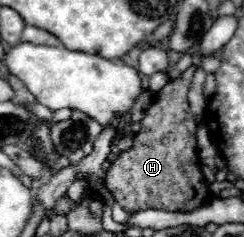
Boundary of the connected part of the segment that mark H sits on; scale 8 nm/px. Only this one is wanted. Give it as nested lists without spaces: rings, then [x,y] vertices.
[[[189,66],[179,78],[169,80],[165,88],[159,90],[153,106],[141,120],[141,130],[137,132],[133,146],[121,152],[105,174],[105,184],[113,192],[117,204],[131,214],[147,208],[191,212],[211,200],[209,184],[205,182],[197,160],[195,130],[189,130],[191,112],[187,90],[195,70],[195,66]]]

